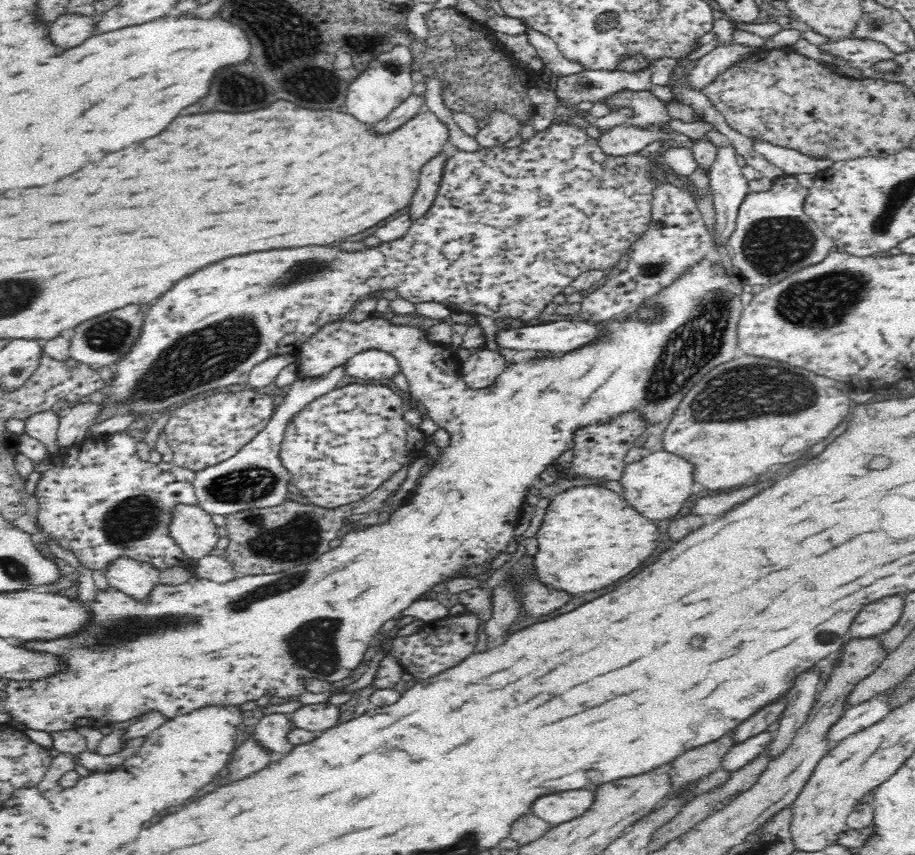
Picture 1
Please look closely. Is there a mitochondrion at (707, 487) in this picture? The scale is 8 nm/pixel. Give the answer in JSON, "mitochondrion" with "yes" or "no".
{"mitochondrion":"no"}

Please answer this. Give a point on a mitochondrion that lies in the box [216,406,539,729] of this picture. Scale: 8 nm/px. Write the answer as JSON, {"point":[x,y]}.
{"point":[297,537]}

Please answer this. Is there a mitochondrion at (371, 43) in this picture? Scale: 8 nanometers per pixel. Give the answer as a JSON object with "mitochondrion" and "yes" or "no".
{"mitochondrion":"yes"}

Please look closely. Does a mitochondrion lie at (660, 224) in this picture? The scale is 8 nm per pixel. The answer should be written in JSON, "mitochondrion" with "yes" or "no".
{"mitochondrion":"no"}

